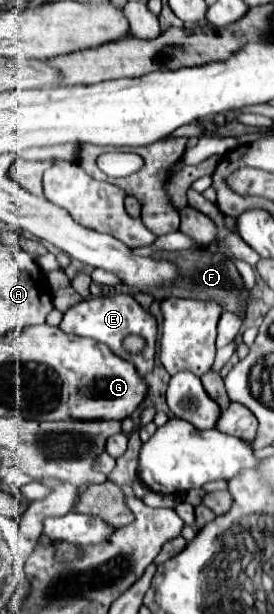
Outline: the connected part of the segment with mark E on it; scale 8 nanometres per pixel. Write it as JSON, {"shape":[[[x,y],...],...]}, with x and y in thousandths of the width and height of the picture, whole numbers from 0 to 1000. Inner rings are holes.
{"shape":[[[431,477],[431,480],[394,480],[394,484],[336,484],[277,493],[234,510],[234,520],[219,526],[219,536],[248,546],[285,546],[285,549],[328,549],[350,555],[387,559],[431,581],[489,591],[511,604],[511,611],[533,611],[562,598],[562,578],[569,578],[569,546],[577,546],[577,529],[569,520],[489,490],[489,484]],[[467,546],[504,546],[533,555],[526,568],[496,578],[474,578],[453,568],[453,552]]]}

